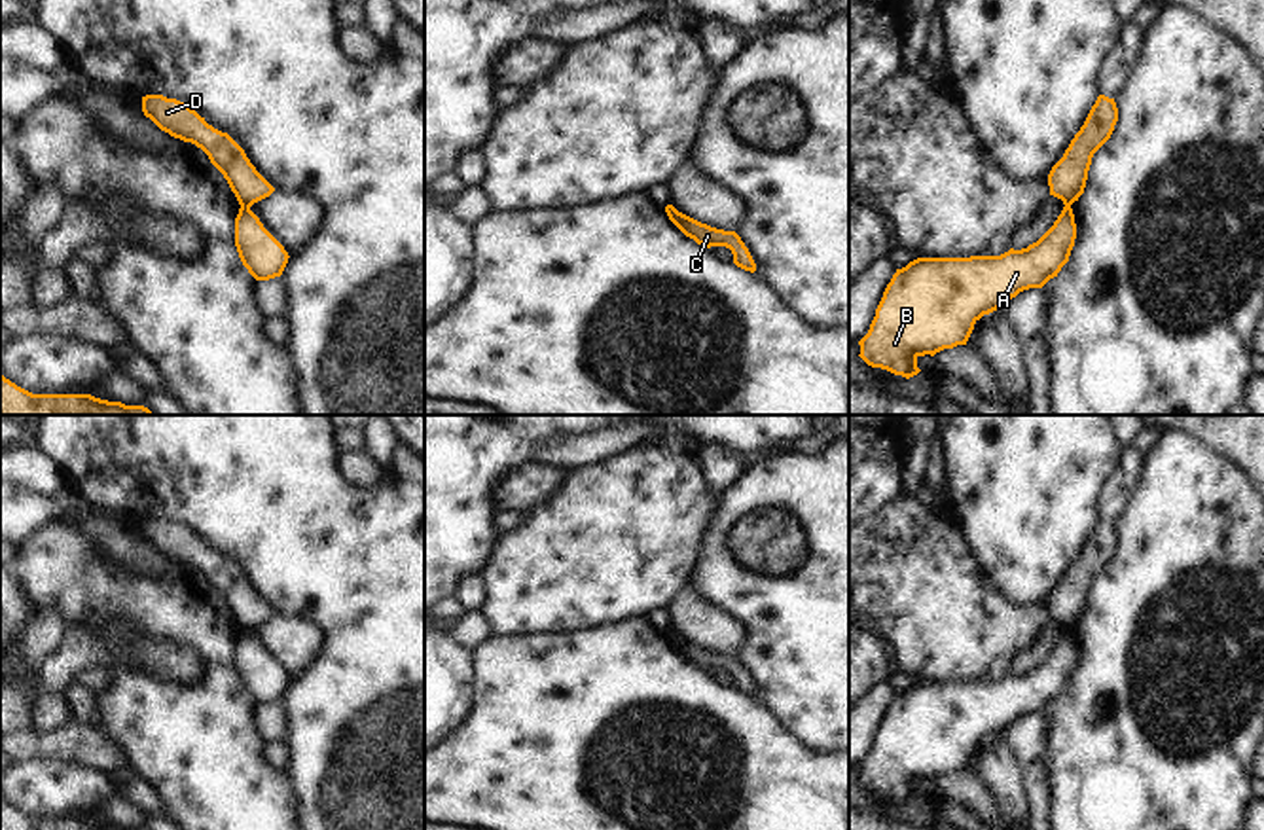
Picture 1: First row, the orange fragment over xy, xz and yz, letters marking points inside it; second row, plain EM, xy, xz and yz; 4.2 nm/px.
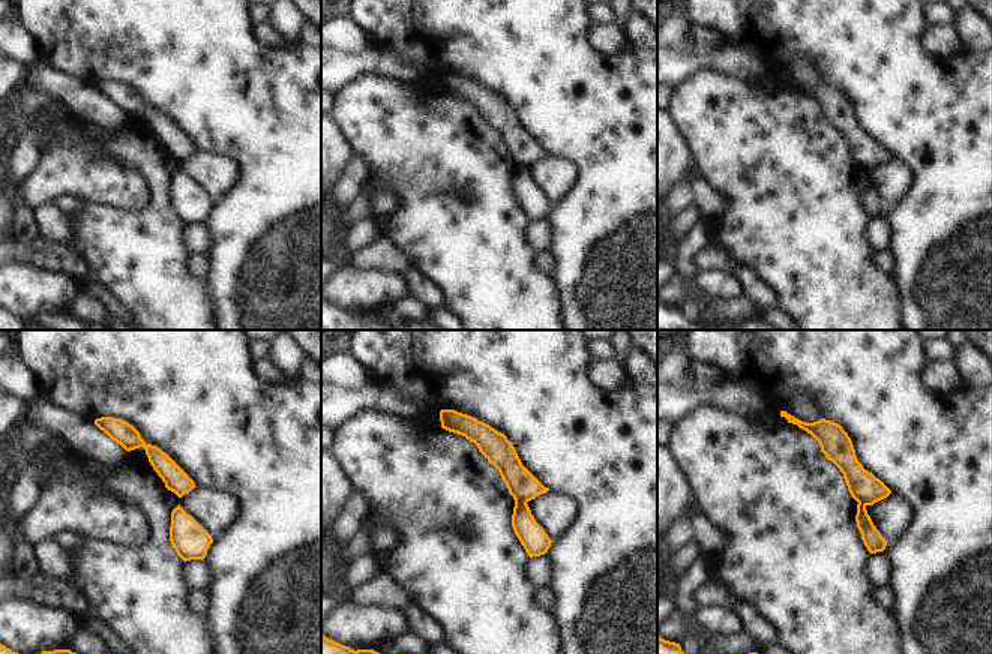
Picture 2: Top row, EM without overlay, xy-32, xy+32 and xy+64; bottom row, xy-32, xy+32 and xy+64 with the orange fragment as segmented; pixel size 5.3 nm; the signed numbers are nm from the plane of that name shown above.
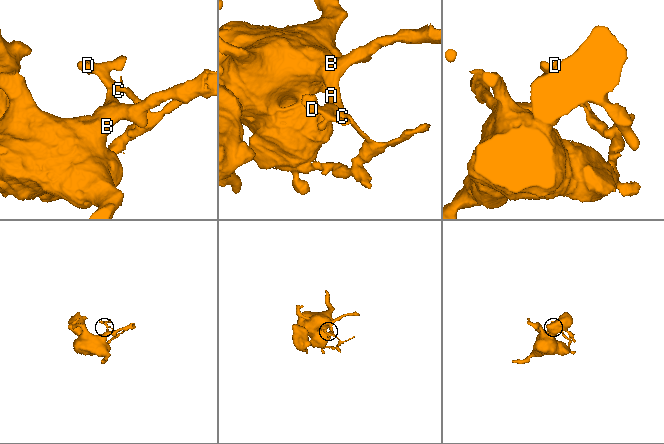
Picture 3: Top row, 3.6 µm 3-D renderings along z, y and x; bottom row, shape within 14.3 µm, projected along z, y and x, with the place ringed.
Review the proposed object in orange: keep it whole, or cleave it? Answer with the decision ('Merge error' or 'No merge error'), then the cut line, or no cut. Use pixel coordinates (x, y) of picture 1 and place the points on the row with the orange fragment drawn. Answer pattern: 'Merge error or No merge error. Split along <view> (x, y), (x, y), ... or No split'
Merge error. Split along xy (241, 205), (249, 209).

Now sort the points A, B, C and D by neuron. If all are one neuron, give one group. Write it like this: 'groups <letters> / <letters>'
groups A B / C D

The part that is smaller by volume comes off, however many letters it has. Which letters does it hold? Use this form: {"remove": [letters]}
{"remove": ["C", "D"]}

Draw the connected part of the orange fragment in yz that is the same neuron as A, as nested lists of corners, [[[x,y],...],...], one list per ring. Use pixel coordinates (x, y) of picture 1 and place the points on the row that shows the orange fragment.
[[[1063,207],[1054,226],[1033,244],[1021,250],[1010,248],[1001,256],[970,258],[917,258],[896,269],[876,309],[868,334],[858,341],[860,358],[906,379],[917,375],[917,358],[957,345],[966,345],[974,324],[997,309],[1002,309],[1020,292],[1042,288],[1057,277],[1069,262],[1076,239],[1076,224],[1071,207]]]

